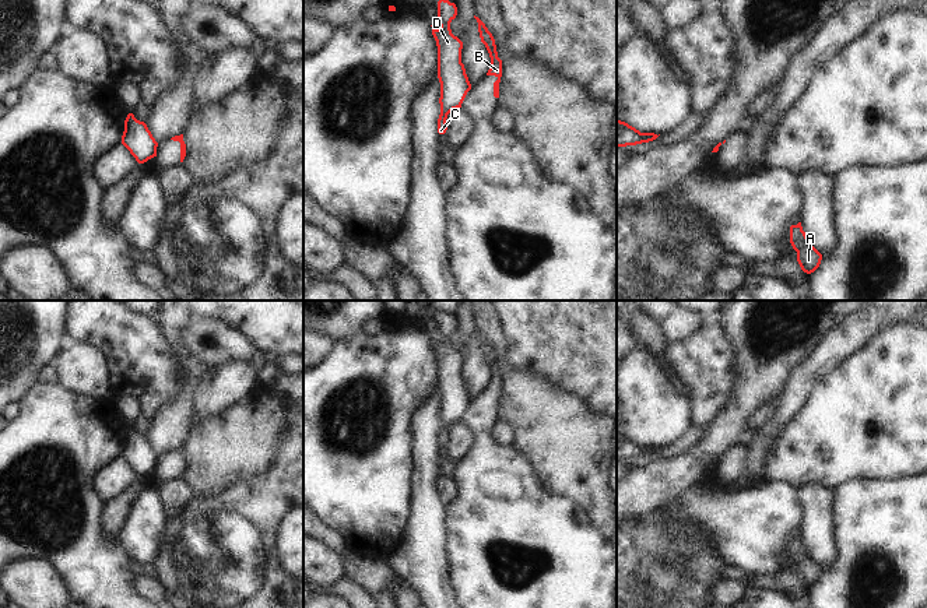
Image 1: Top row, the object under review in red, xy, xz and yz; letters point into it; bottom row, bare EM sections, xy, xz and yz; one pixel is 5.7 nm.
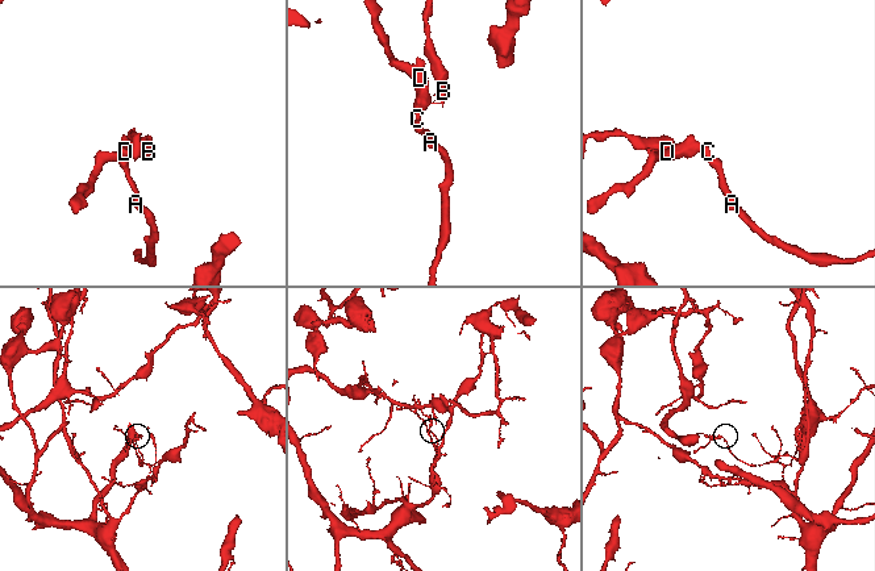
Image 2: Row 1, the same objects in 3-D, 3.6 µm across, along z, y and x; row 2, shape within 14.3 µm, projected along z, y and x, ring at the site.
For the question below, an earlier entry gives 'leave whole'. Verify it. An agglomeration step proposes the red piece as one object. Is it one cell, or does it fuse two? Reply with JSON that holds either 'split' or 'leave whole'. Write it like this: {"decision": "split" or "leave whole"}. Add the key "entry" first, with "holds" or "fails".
{"entry": "fails", "decision": "split"}

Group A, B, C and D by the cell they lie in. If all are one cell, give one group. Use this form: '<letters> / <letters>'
A C D / B

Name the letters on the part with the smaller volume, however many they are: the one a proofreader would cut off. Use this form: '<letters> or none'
B

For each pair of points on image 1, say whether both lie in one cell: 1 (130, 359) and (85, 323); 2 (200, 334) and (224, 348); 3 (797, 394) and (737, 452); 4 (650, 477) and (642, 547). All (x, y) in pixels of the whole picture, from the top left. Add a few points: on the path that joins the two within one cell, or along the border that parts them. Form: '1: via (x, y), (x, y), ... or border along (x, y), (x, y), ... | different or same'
1: via (119, 348), (97, 326) | same
2: via (206, 337), (218, 343) | same
3: border along (750, 446), (745, 473), (740, 478) | different
4: border along (667, 503), (648, 513) | different

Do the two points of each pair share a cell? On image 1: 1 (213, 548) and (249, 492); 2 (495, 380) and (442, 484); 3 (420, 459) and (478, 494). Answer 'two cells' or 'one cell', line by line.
1: one cell
2: two cells
3: two cells

